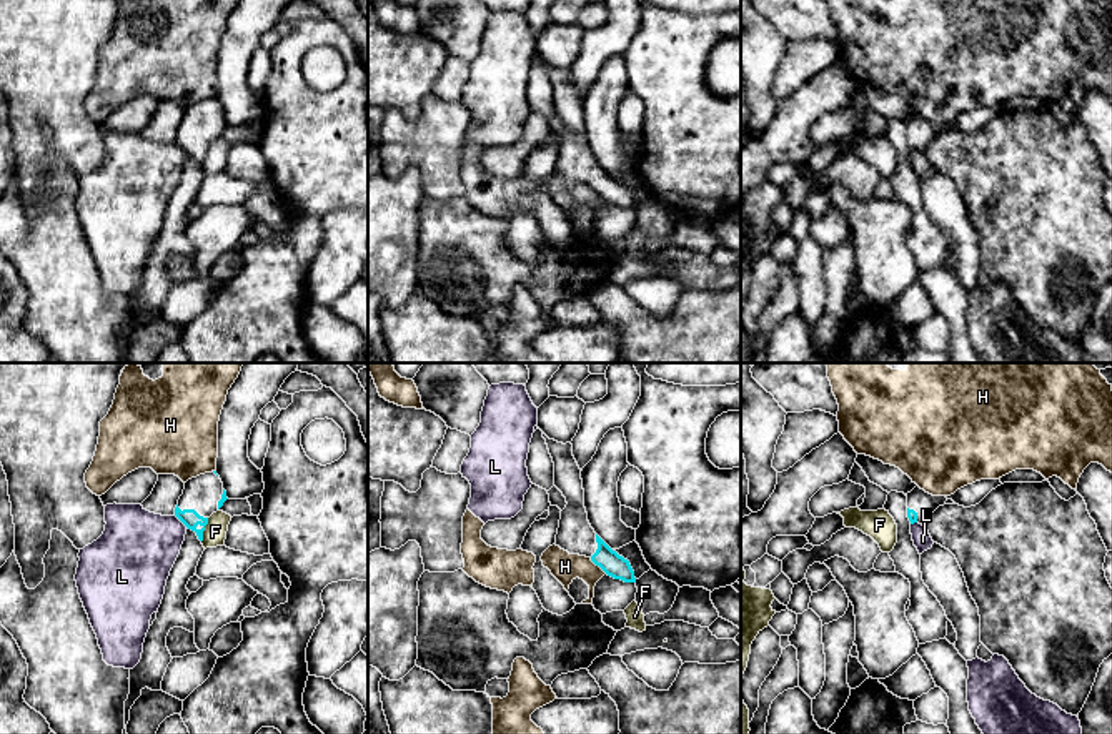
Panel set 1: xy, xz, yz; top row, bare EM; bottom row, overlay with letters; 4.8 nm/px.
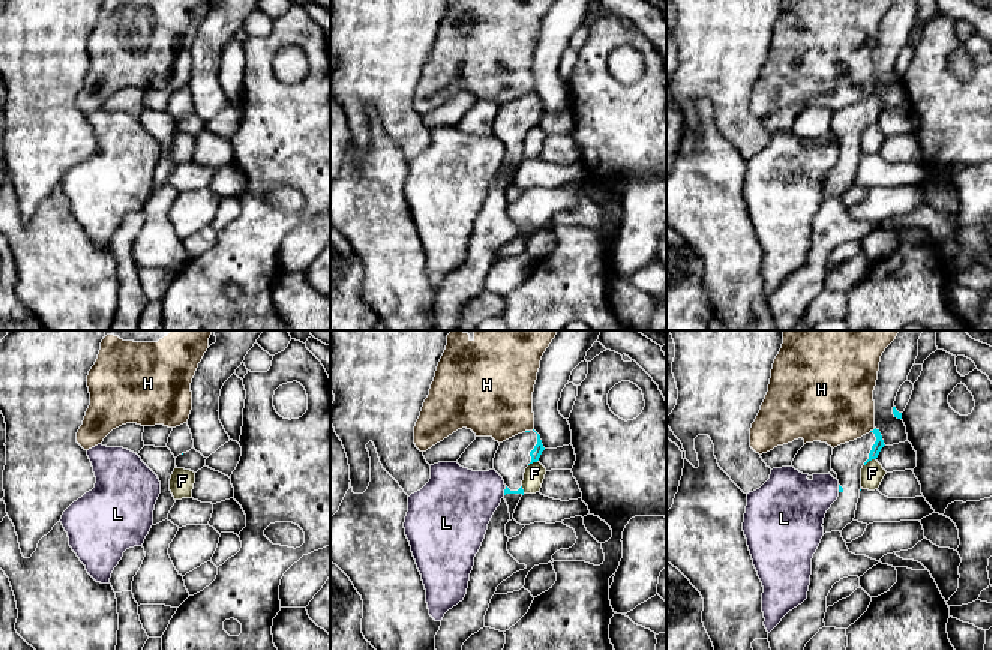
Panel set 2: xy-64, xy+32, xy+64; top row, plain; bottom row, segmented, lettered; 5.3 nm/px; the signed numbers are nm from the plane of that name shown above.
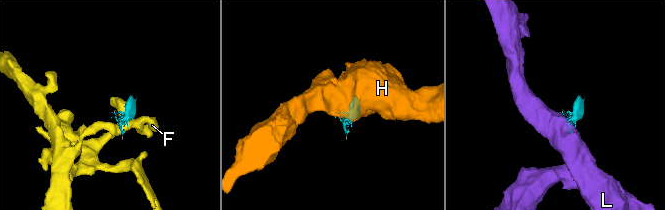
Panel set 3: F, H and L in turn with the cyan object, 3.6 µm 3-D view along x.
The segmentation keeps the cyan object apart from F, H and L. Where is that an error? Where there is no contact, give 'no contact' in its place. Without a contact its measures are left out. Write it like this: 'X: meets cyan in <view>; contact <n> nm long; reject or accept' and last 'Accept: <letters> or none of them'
F: meets cyan in xy; contact 120 nm long; reject
H: meets cyan in xz; contact 120 nm long; reject
L: meets cyan in xy; contact 90 nm long; reject
Accept: none of them

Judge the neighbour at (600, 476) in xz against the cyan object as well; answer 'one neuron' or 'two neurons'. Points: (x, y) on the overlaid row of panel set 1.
two neurons

